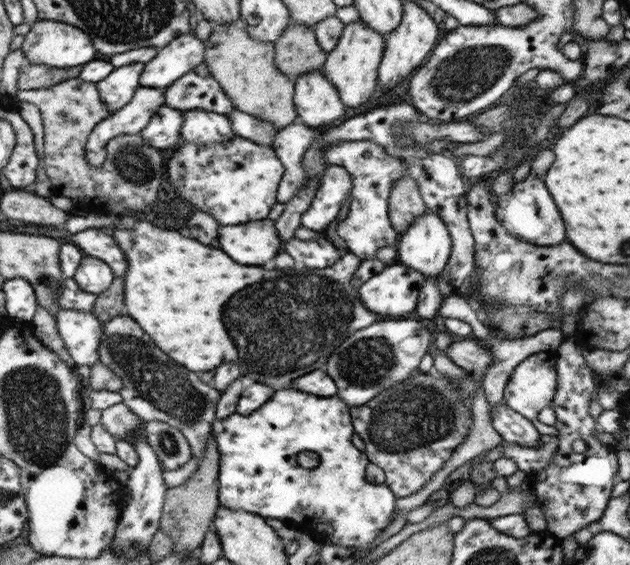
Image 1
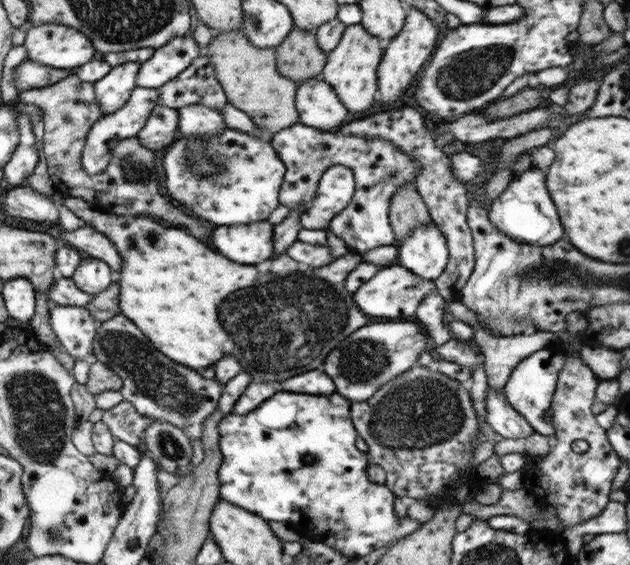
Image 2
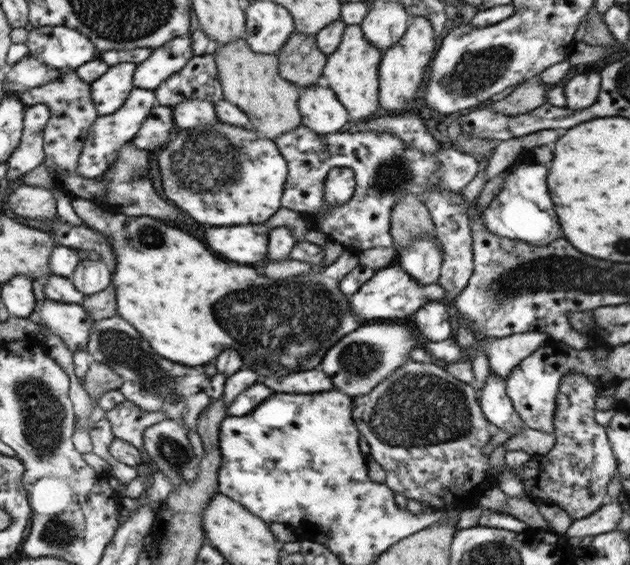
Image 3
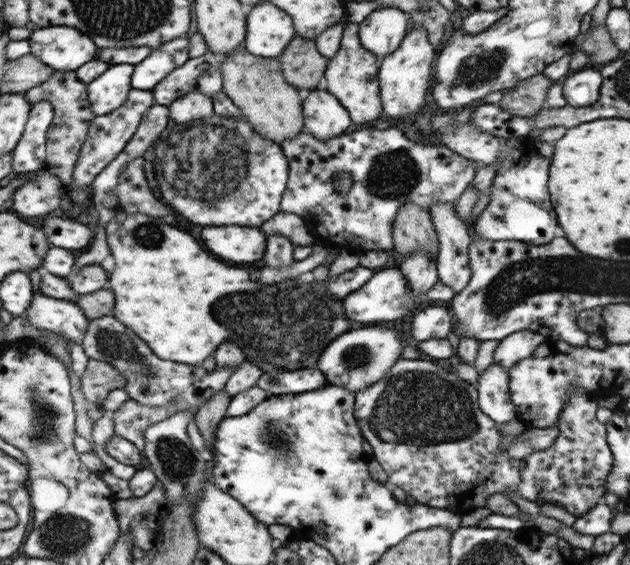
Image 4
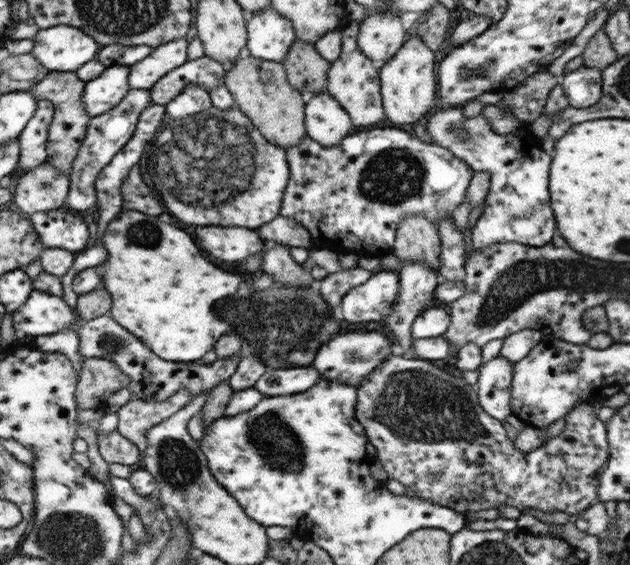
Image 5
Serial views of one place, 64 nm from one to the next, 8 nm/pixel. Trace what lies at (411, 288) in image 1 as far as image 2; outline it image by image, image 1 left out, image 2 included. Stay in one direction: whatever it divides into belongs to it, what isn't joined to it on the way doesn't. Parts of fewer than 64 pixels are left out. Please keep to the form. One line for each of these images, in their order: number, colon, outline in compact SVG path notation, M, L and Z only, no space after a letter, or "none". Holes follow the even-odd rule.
2: M389 266L389 268L379 268L379 272L369 278L365 284L361 284L355 294L355 306L359 308L359 312L363 312L363 316L381 316L381 318L409 318L417 312L419 302L429 294L429 292L437 292L433 282L423 280L419 276L415 276L413 272L401 268L401 266Z

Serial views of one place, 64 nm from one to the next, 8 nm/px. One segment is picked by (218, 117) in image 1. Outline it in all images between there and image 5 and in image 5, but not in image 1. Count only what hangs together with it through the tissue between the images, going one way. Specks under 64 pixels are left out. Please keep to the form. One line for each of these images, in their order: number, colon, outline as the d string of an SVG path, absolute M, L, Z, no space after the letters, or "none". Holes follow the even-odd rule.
2: M193 104L177 110L179 110L179 132L183 134L185 140L215 138L227 128L223 116L217 110L211 110L209 106Z
3: M199 98L179 102L177 106L173 106L173 120L175 120L175 126L183 132L199 128L199 124L203 124L203 128L211 128L213 124L219 122L215 114L215 106Z
4: M191 92L191 94L177 98L167 108L169 108L169 116L173 122L187 124L187 122L199 120L199 118L211 116L213 114L213 98L209 98L201 92Z
5: M189 84L183 92L179 92L171 102L165 104L165 110L167 110L167 116L179 120L179 118L187 118L187 116L205 112L211 106L213 104L211 104L209 92L197 84Z

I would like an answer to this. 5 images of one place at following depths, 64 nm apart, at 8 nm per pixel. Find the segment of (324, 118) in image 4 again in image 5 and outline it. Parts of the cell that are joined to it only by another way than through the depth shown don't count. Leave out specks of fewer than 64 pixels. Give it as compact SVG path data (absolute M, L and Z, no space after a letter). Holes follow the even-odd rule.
M327 92L315 94L305 104L305 130L307 136L321 146L337 146L345 136L351 136L351 118L339 102Z

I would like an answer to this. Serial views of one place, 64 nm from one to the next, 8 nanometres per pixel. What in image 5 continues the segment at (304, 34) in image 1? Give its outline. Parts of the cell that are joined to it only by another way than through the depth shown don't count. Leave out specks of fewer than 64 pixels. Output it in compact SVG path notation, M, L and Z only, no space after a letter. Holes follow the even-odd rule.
M295 40L281 64L285 68L287 82L295 90L311 92L313 96L325 92L323 86L327 82L327 70L331 64L315 52L313 44Z

